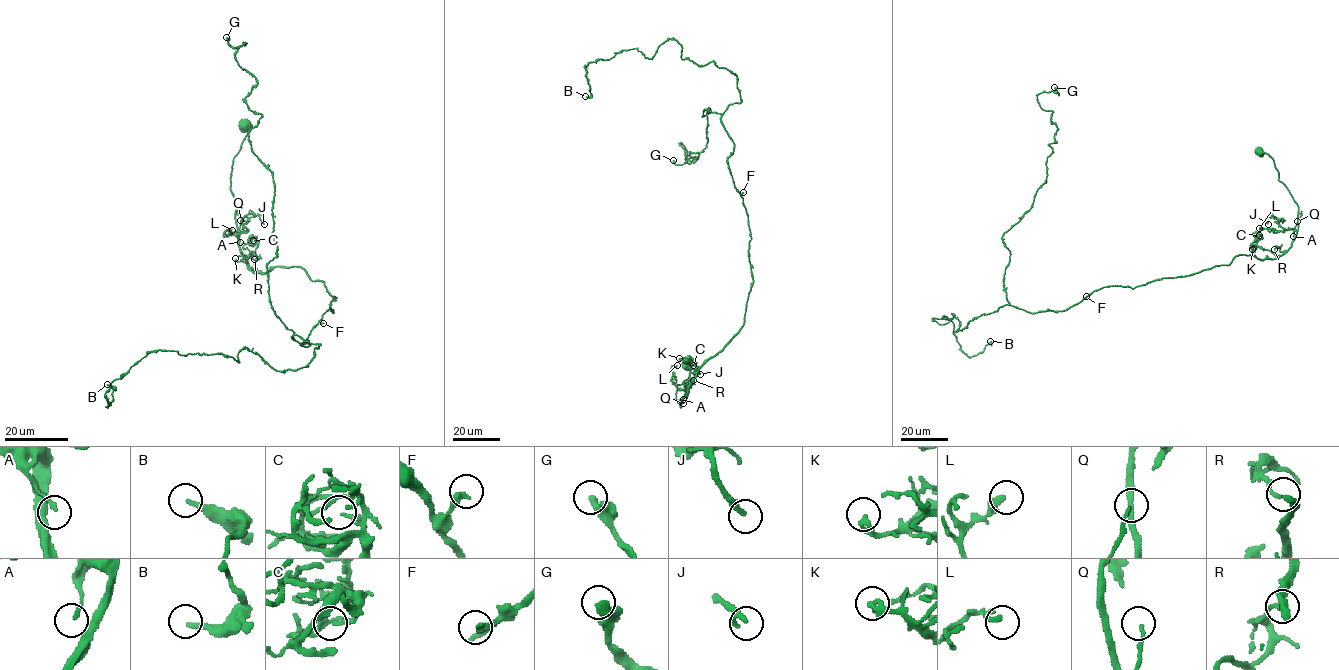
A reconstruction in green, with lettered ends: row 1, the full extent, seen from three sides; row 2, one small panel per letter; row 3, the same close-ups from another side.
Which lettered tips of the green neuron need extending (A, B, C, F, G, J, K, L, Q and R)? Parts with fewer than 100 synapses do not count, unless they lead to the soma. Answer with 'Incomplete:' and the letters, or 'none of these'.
Incomplete: none of these

